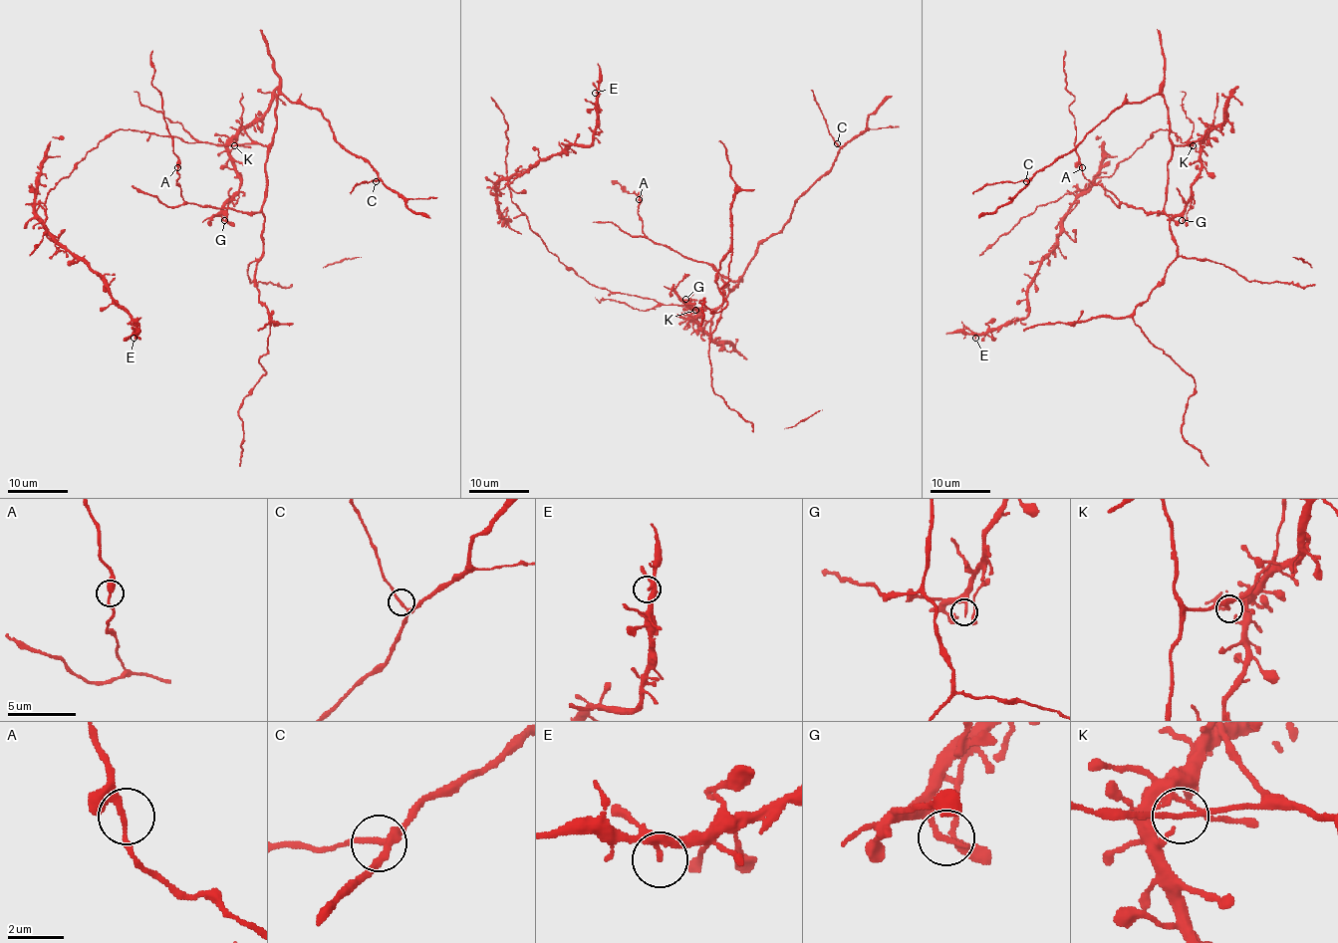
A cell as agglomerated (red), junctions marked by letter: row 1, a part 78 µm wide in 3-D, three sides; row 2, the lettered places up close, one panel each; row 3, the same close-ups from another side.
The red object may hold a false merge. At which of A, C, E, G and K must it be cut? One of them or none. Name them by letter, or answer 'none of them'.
none of them

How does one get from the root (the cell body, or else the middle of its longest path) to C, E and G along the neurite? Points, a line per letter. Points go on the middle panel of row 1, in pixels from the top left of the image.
C: (648, 299), (693, 310), (716, 308), (737, 286), (757, 246), (782, 228), (794, 202), (831, 168), (837, 143)
E: (648, 299), (589, 284), (548, 251), (514, 202), (498, 208), (501, 180), (568, 145), (592, 142), (595, 93)
G: (648, 299), (693, 310), (711, 308), (713, 316), (702, 327), (688, 318), (700, 310), (682, 301), (685, 299)

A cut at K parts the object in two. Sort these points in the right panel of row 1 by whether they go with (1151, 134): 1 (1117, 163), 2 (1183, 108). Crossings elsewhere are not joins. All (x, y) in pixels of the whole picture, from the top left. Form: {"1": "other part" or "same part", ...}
{"1": "same part", "2": "same part"}

